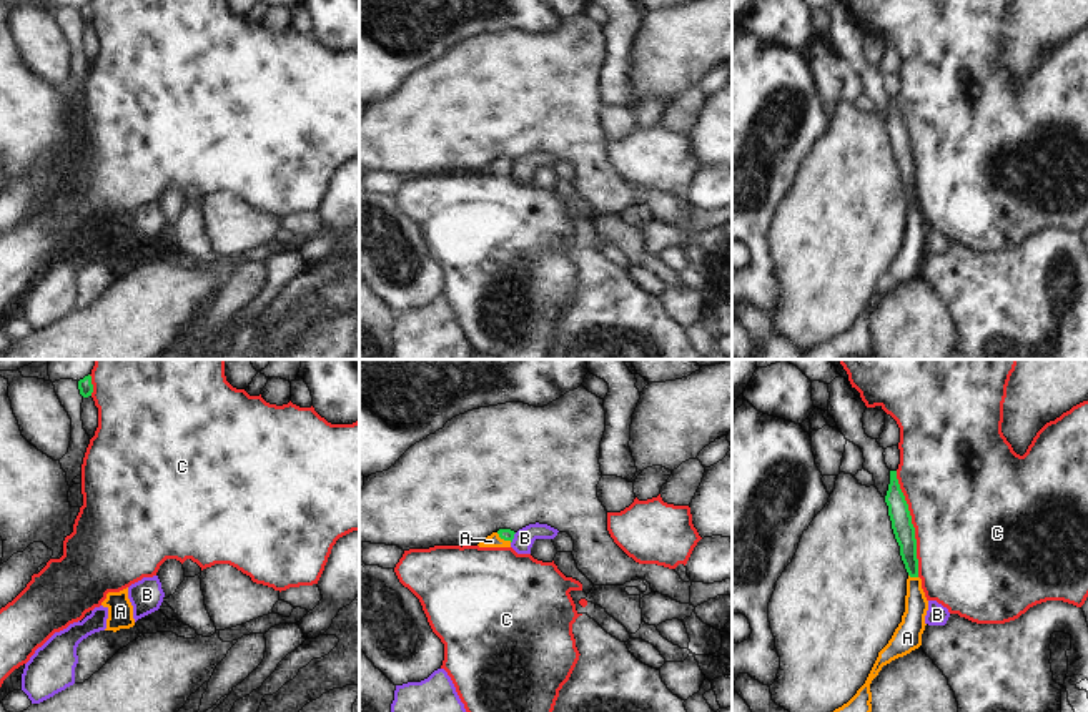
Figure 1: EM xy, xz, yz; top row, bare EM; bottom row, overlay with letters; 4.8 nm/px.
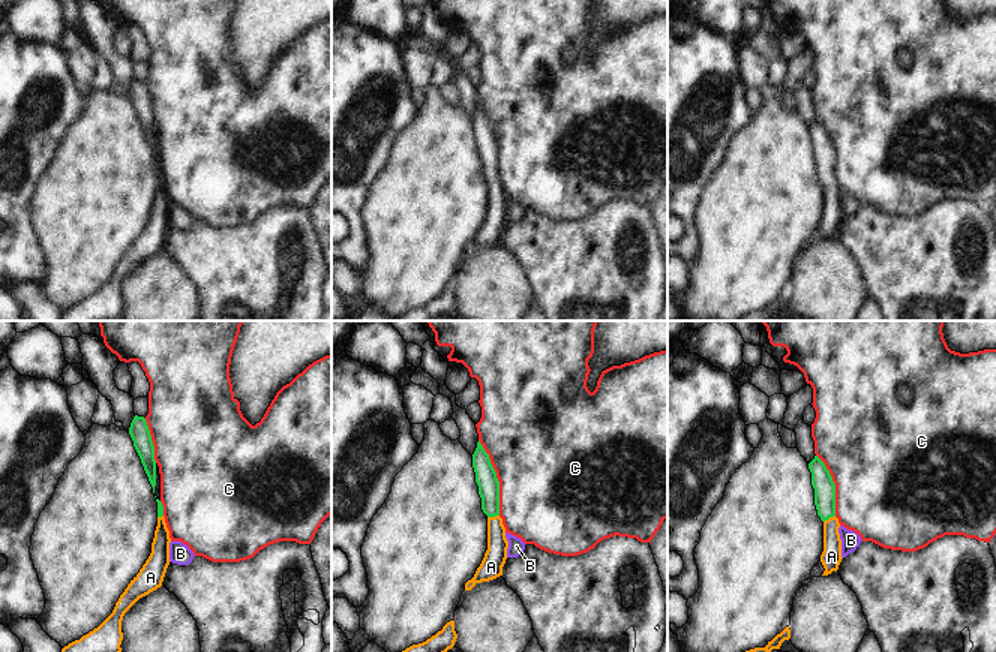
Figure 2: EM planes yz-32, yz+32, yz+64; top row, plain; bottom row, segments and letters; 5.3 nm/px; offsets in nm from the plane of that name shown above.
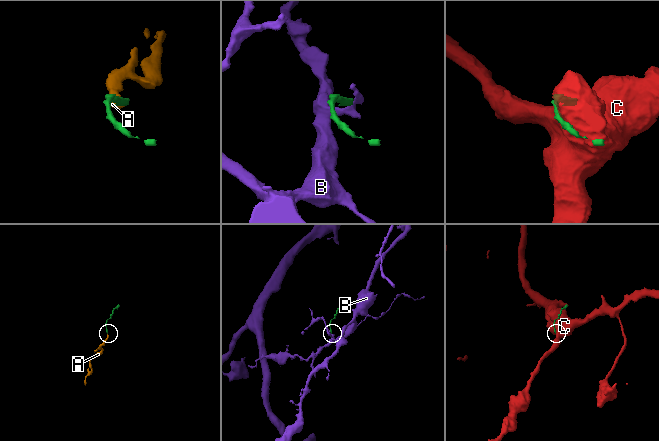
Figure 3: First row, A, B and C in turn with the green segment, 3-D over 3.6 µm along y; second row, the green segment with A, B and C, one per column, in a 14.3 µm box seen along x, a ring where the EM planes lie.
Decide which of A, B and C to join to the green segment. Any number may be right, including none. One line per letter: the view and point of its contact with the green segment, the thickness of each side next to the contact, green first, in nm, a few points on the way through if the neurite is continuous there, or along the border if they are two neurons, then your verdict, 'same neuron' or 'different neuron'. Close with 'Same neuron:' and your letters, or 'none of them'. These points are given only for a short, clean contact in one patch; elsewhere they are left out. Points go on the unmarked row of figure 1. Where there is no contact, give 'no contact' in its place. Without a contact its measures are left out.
A: xz (504, 167) | 60/60 nm | across xz (506, 162), (504, 167), (491, 168) | same neuron
B: xz (513, 165) | 60/100 nm | along xz (516, 160), (511, 170) | different neuron
C: yz (912, 152) | 100/500 nm | different neuron
Same neuron: A

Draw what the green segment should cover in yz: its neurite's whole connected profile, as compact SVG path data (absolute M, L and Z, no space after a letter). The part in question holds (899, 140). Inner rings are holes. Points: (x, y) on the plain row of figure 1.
M890 98L890 111L885 130L888 133L895 166L900 173L900 183L908 200L902 250L895 256L888 271L878 279L865 311L857 318L857 321L842 334L802 354L802 359L863 359L870 353L868 343L872 339L872 308L878 303L883 293L922 273L922 261L927 253L925 243L928 238L928 228L922 216L922 206L918 205L915 155L912 151L908 131L897 106L897 98Z

